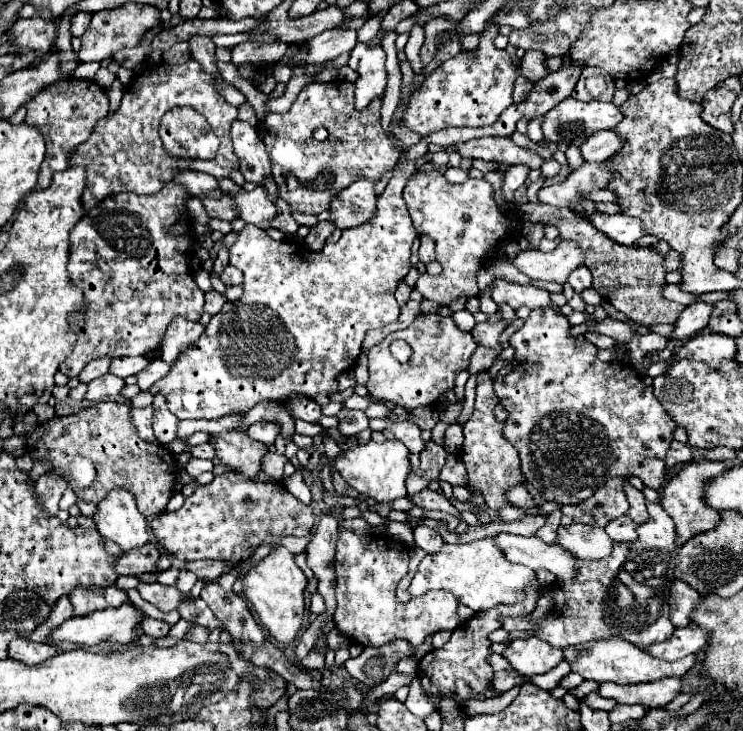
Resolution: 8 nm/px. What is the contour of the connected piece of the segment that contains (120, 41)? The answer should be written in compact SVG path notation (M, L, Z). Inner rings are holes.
M125 3L117 9L95 13L91 17L91 23L89 23L87 31L81 37L79 59L83 63L85 61L101 63L103 59L107 59L115 51L135 47L145 37L145 33L151 31L153 27L157 27L157 25L159 25L159 9L157 7L145 7L143 3Z

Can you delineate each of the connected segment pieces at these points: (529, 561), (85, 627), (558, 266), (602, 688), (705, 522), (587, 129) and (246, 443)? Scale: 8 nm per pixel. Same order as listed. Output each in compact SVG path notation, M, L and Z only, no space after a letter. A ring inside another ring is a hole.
M499 533L495 539L497 549L505 555L505 559L513 563L521 563L533 571L545 567L547 571L555 573L557 579L569 581L577 575L575 563L577 557L565 553L559 545L547 545L539 537L519 537L511 533Z
M123 603L119 609L107 609L91 613L89 617L67 619L59 625L49 639L69 641L73 645L99 645L99 643L129 643L135 637L135 629L141 627L145 615L133 605Z
M561 241L559 247L551 253L527 249L513 259L513 265L527 277L557 283L565 283L569 273L577 269L577 265L581 263L583 263L581 249L573 247L571 241Z
M667 677L661 681L653 681L653 683L637 683L637 685L613 685L613 683L605 683L599 685L597 693L601 693L601 697L611 697L617 703L637 703L643 705L645 709L657 709L657 707L665 707L669 701L675 699L675 695L679 693L681 683L677 677Z
M701 459L699 463L687 463L677 475L673 475L663 493L661 493L661 507L671 515L671 519L675 521L675 535L677 535L677 545L681 547L683 543L687 543L691 537L695 537L697 533L703 533L703 531L709 531L713 527L717 527L717 523L721 521L719 519L719 511L707 507L703 503L703 487L705 483L711 479L711 477L717 477L721 475L723 471L727 469L727 463L723 461L707 461L707 459Z
M573 97L561 101L557 109L551 109L545 119L543 119L543 139L549 143L565 143L565 145L575 145L581 147L595 131L601 129L613 129L617 123L621 123L623 115L613 103L601 103L601 101L591 101L591 103L581 103Z
M231 429L219 435L209 435L207 441L221 463L235 467L241 475L255 479L261 471L261 459L269 453L265 443L259 443L247 435L247 429Z

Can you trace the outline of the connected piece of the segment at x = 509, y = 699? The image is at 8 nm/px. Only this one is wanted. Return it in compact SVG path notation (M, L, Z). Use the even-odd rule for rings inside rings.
M517 685L498 697L482 701L471 700L467 703L467 712L471 714L492 714L502 711L513 702L519 691L520 685Z

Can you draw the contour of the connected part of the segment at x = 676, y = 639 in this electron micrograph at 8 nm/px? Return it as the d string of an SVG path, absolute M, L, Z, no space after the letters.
M689 625L689 627L675 627L675 633L669 641L647 645L643 647L643 651L663 661L677 661L687 655L699 653L707 643L709 633L705 633L705 629L695 629L695 625Z

